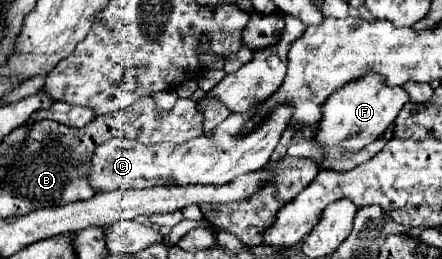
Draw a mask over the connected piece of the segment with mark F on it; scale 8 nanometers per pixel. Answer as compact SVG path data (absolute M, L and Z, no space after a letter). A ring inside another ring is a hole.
M366 74L356 82L348 82L326 100L326 106L322 106L322 118L314 130L314 140L320 146L342 146L350 152L358 152L374 142L396 120L408 100L410 96L402 86L390 88L380 74Z

